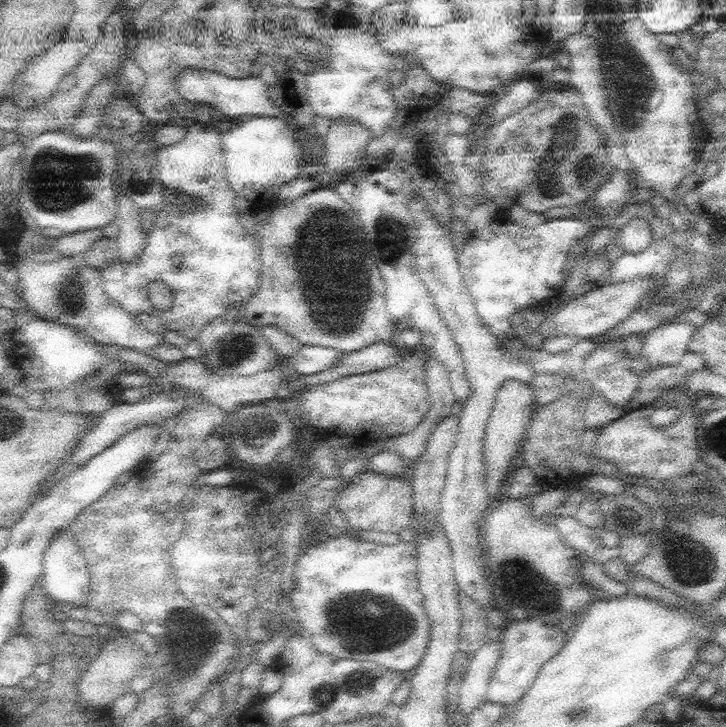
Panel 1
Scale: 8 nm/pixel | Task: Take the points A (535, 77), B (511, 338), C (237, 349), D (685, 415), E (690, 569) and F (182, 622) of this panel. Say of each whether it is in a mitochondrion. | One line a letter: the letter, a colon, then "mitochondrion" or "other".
A: other
B: other
C: mitochondrion
D: other
E: mitochondrion
F: mitochondrion

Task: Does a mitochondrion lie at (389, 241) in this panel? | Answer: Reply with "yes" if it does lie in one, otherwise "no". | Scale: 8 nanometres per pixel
yes

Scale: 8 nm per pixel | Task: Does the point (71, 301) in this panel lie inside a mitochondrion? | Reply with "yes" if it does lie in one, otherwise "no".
yes

